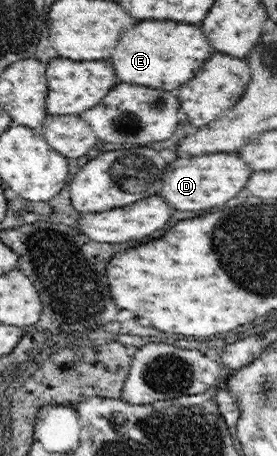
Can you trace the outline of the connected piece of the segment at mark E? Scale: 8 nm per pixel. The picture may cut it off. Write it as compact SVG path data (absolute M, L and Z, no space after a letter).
M143 20L129 28L111 54L117 76L123 82L173 90L189 82L197 70L211 58L211 44L199 26L185 22L153 22Z

